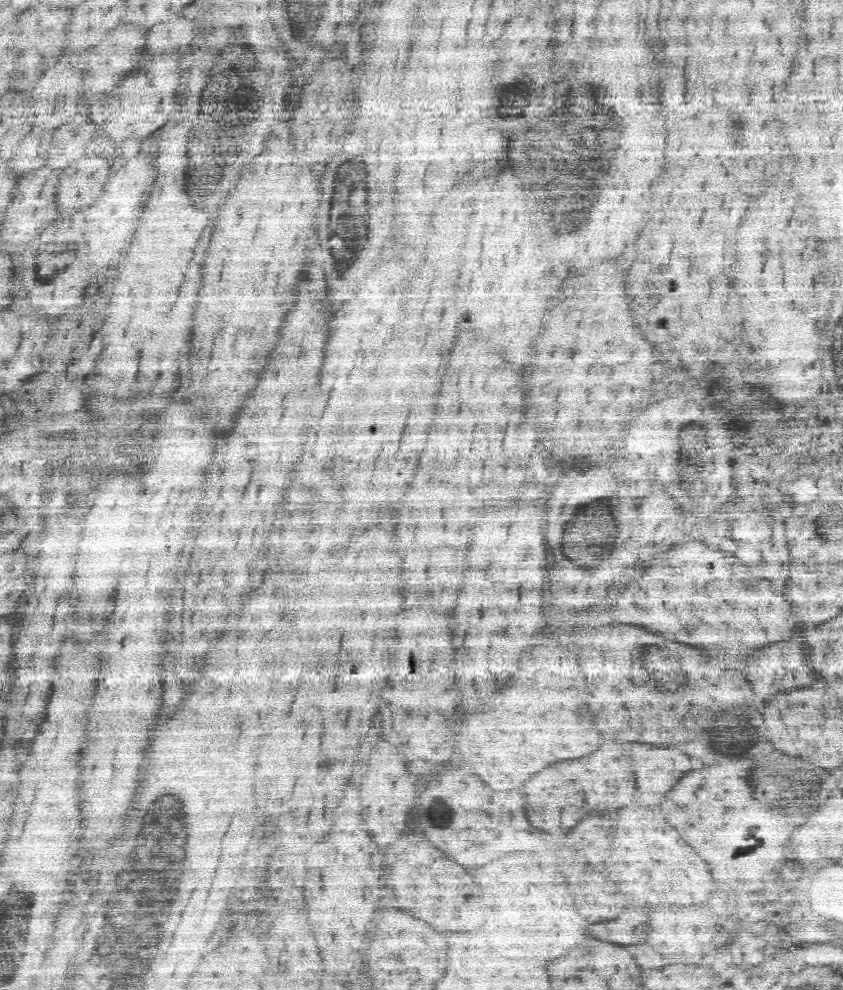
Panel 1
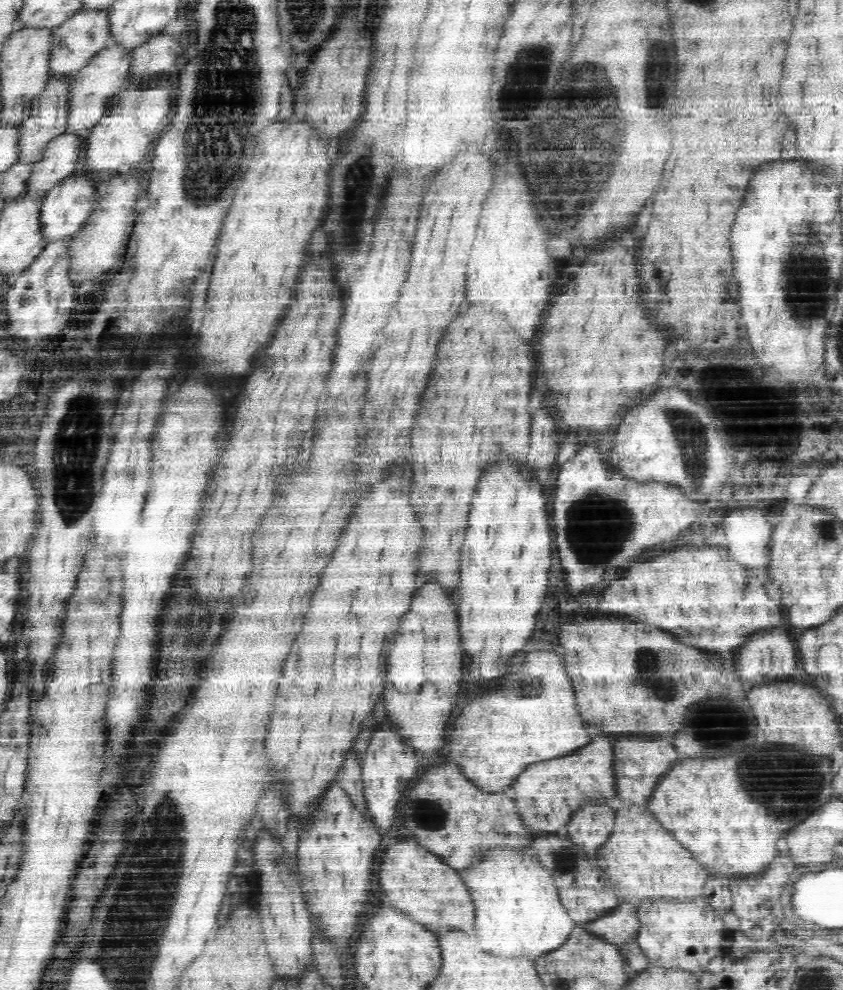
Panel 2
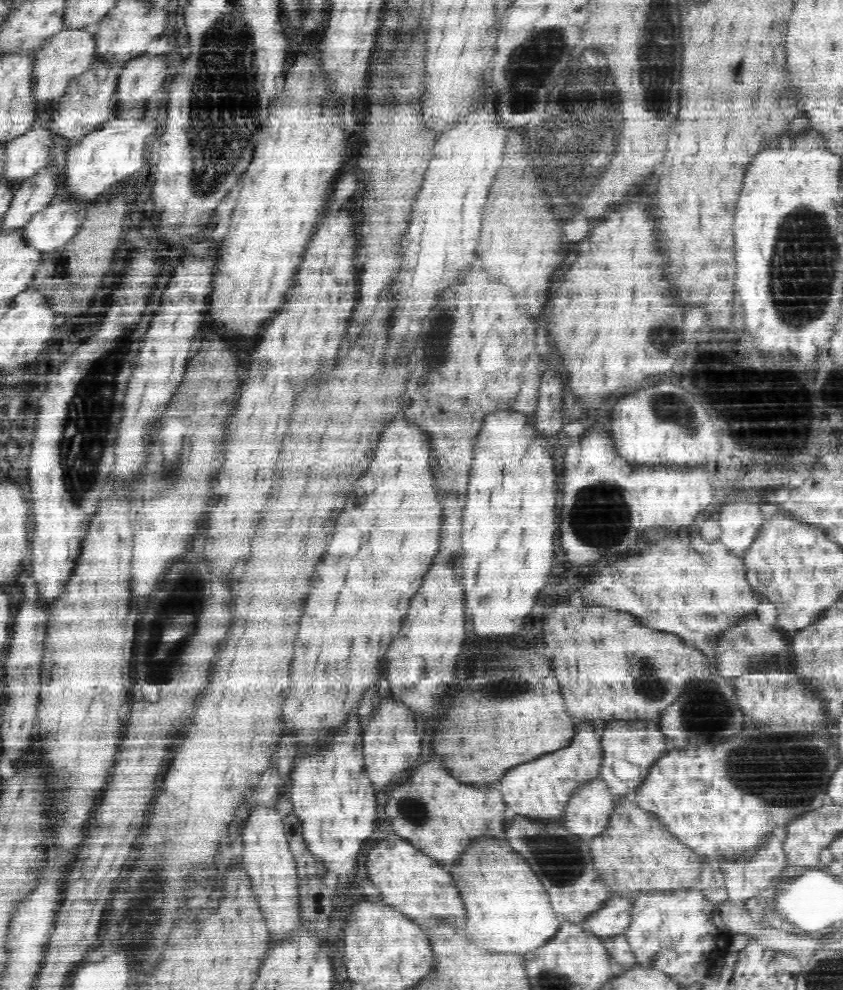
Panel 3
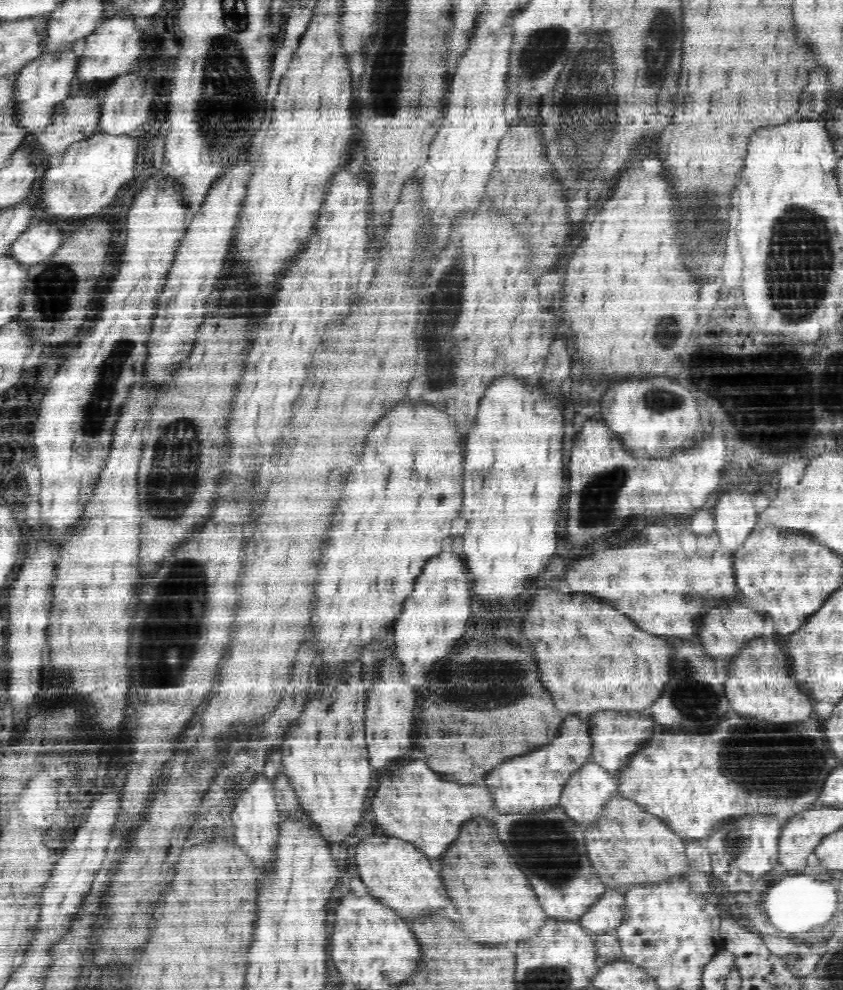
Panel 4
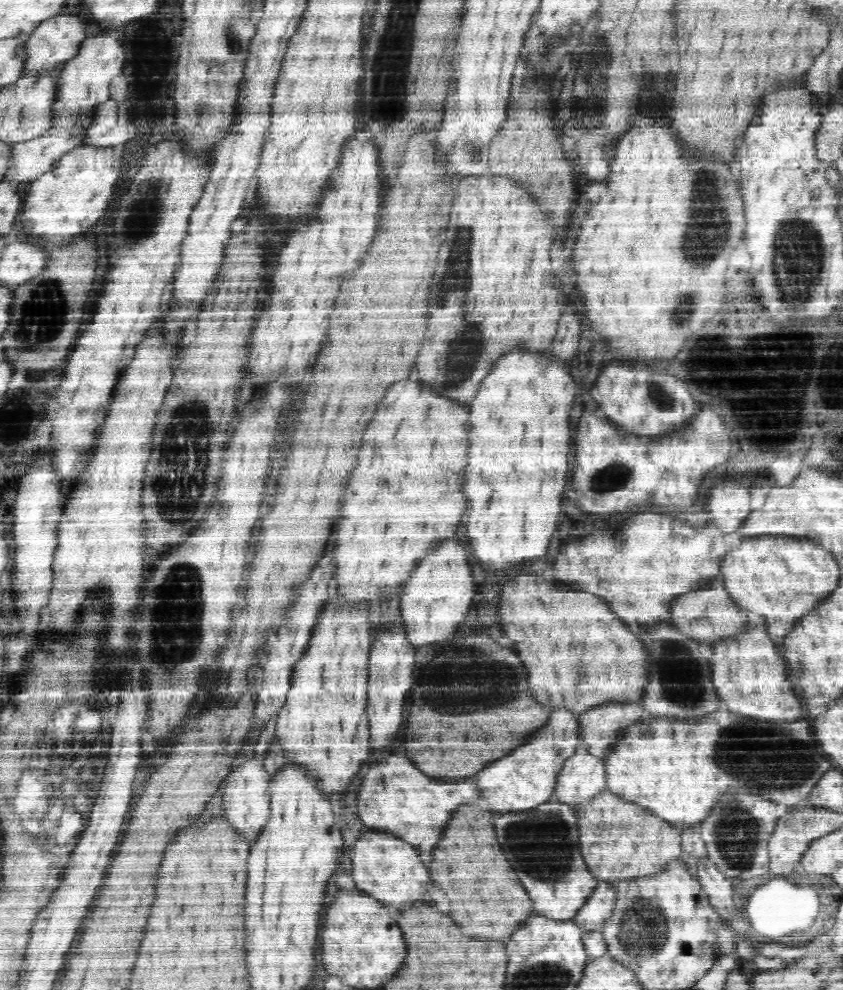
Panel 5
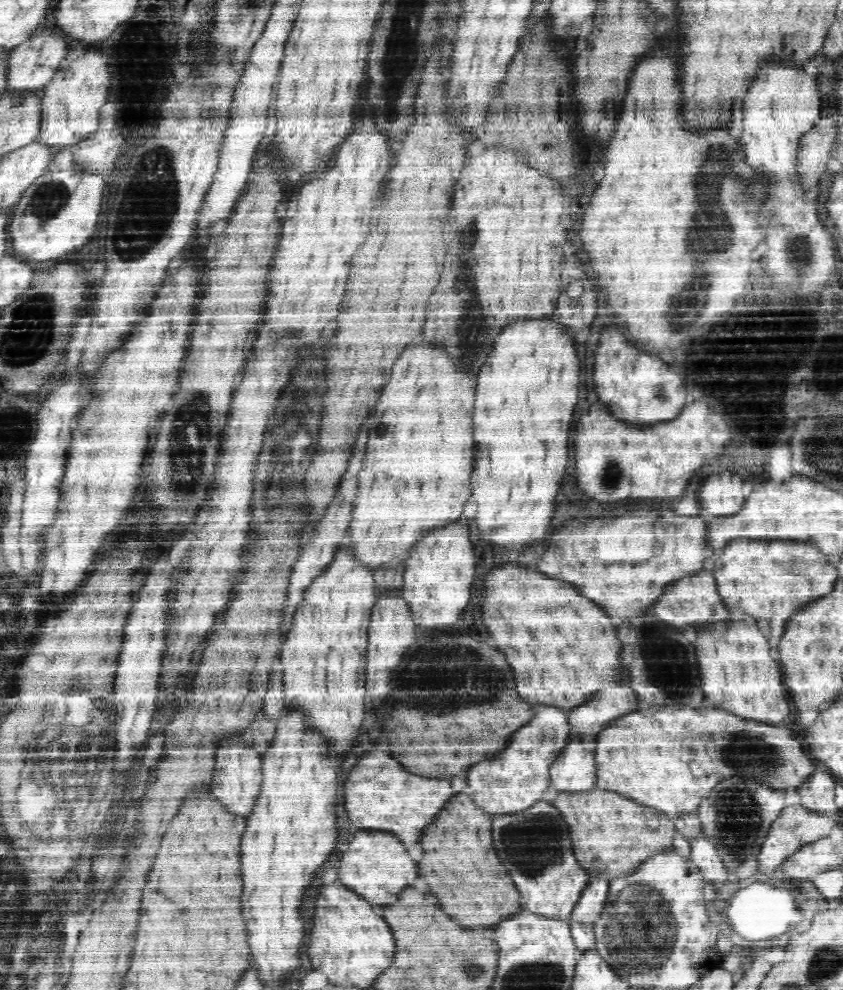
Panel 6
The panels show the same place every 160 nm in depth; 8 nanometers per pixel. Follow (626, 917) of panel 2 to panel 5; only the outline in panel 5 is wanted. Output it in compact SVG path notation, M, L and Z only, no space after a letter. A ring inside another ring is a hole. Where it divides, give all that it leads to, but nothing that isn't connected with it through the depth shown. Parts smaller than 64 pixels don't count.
M600 882L595 893L588 898L574 920L584 932L602 930L604 923L615 916L618 898L619 894L616 892L616 888Z

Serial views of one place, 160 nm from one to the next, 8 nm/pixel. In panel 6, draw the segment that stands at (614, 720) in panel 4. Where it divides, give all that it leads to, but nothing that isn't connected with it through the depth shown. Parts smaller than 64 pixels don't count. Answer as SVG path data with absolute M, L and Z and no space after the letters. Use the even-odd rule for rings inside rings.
M631 685L603 690L596 696L600 696L596 698L596 704L577 706L569 712L571 732L574 736L595 742L612 720L618 720L620 716L638 710L636 692Z

